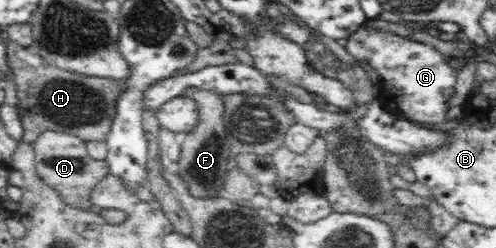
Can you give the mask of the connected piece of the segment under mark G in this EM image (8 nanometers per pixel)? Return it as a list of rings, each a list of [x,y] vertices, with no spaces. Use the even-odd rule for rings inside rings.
[[[365,24],[358,26],[347,38],[345,50],[358,64],[369,65],[381,76],[377,99],[389,114],[427,125],[448,122],[449,99],[455,91],[458,74],[450,65],[450,57],[445,57],[427,43],[409,40],[395,32],[375,30]]]

